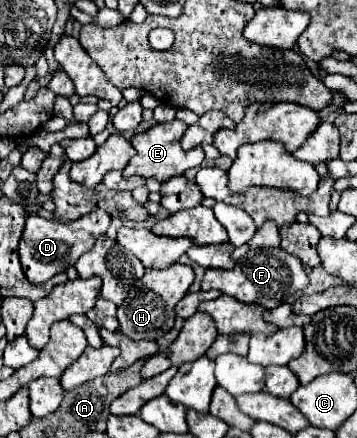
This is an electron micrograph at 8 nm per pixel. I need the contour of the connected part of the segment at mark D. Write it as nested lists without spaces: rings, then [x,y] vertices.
[[[93,210],[71,224],[47,220],[47,218],[41,218],[39,214],[29,214],[25,222],[25,230],[19,240],[19,258],[29,282],[33,284],[47,282],[51,276],[63,272],[69,266],[75,266],[77,258],[83,252],[87,252],[99,236],[105,234],[109,222],[111,222],[111,216],[105,214],[105,210]]]

